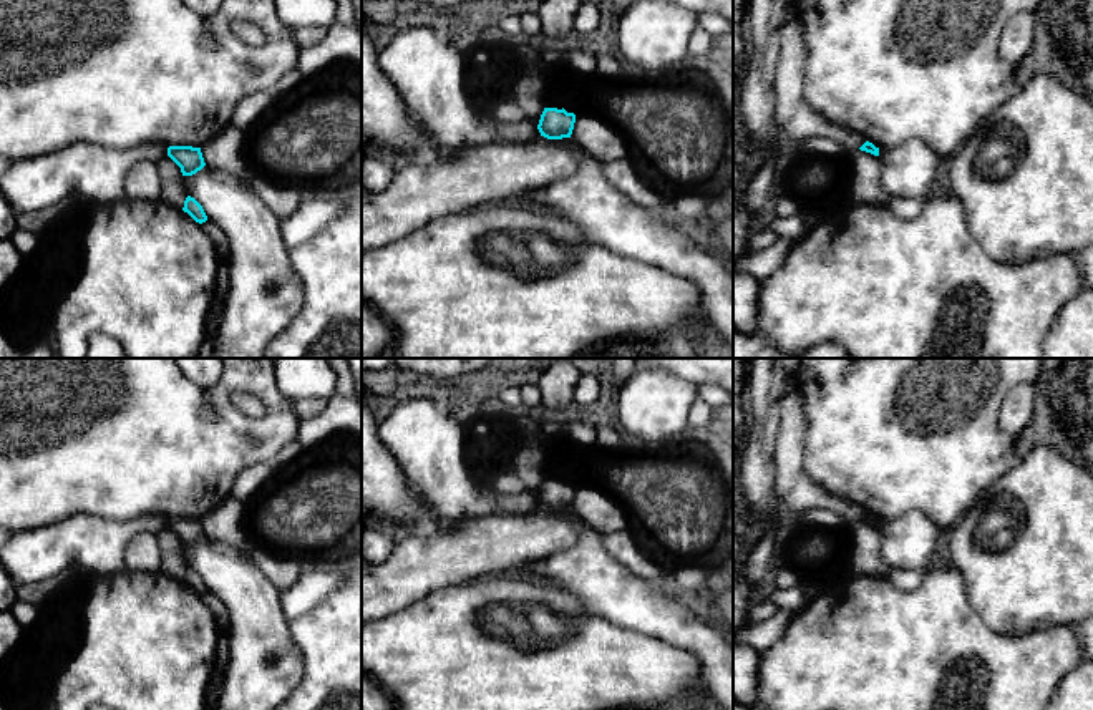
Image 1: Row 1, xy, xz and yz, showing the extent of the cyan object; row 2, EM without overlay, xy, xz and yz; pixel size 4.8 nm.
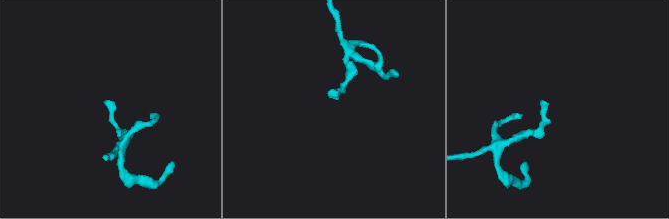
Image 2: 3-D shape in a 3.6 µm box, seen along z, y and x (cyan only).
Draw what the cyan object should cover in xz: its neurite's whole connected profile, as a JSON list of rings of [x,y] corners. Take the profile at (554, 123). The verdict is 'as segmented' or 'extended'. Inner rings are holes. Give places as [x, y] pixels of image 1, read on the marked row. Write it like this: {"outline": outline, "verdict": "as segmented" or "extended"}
{"outline": [[[544,108],[537,129],[547,139],[571,138],[576,123],[576,114],[564,108]]], "verdict": "as segmented"}

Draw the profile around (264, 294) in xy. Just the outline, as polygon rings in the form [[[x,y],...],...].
[[[204,166],[192,176],[182,176],[187,196],[194,197],[209,221],[217,224],[229,239],[229,292],[217,309],[217,323],[211,338],[211,358],[264,358],[267,345],[290,323],[304,305],[304,285],[292,267],[289,249],[282,239],[280,219],[262,196],[236,171]]]

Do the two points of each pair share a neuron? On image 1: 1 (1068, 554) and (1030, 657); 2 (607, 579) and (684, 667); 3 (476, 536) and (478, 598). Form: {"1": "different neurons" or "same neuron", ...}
{"1": "different neurons", "2": "different neurons", "3": "different neurons"}

